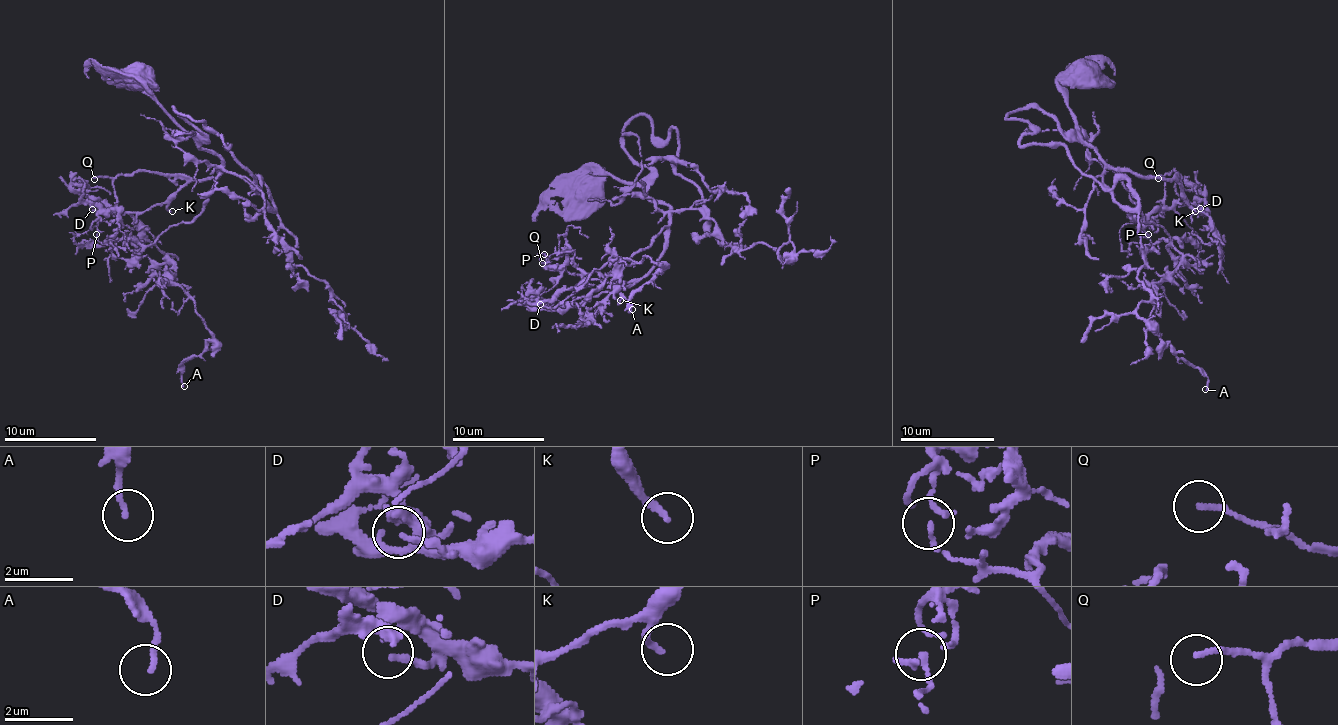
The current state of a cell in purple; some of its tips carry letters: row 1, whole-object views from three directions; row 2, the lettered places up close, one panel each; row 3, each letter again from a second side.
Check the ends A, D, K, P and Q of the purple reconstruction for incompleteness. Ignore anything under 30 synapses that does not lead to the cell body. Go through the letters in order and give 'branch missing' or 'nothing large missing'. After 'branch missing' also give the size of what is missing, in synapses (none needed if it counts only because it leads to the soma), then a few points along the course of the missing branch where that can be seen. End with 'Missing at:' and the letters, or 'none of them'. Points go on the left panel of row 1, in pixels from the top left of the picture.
A: nothing large missing
D: nothing large missing
K: branch missing | 90 syn | (172, 211), (184, 232), (184, 273), (237, 340), (241, 356), (234, 365), (227, 365)
P: nothing large missing
Q: branch missing | 45 syn | (94, 179), (48, 176), (36, 165), (11, 156), (6, 151), (9, 140), (13, 146)
Missing at: K, Q

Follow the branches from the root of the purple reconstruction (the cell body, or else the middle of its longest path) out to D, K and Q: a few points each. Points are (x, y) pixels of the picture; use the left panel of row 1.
D: (138, 77), (149, 70), (151, 96), (221, 160), (221, 170), (216, 176), (193, 179), (144, 211), (92, 209)
K: (138, 77), (149, 70), (151, 96), (221, 160), (216, 176), (193, 179), (177, 193), (168, 206), (172, 211)
Q: (138, 77), (149, 70), (151, 96), (221, 160), (221, 170), (207, 179), (156, 172), (94, 179)

